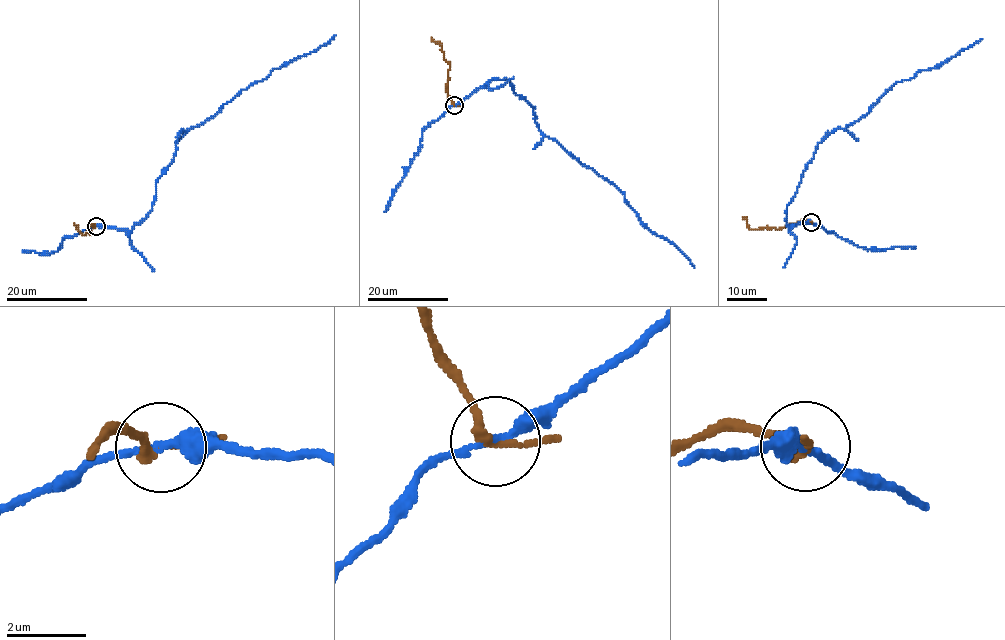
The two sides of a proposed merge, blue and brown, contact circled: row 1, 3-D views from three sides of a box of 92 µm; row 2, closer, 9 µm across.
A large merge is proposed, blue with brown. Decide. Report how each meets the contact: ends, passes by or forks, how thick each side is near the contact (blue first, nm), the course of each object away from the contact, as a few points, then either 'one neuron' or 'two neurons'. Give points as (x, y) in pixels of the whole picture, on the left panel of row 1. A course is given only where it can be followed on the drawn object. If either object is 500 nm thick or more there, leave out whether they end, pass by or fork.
blue passes by; brown passes by; calibres 240 and 200 nm; course blue (95, 226), (130, 230), (139, 223), (180, 131), (201, 125), (242, 90), (336, 34); course brown (95, 226), (90, 224), (87, 228), (92, 233), (83, 236), (73, 224); two neurons

